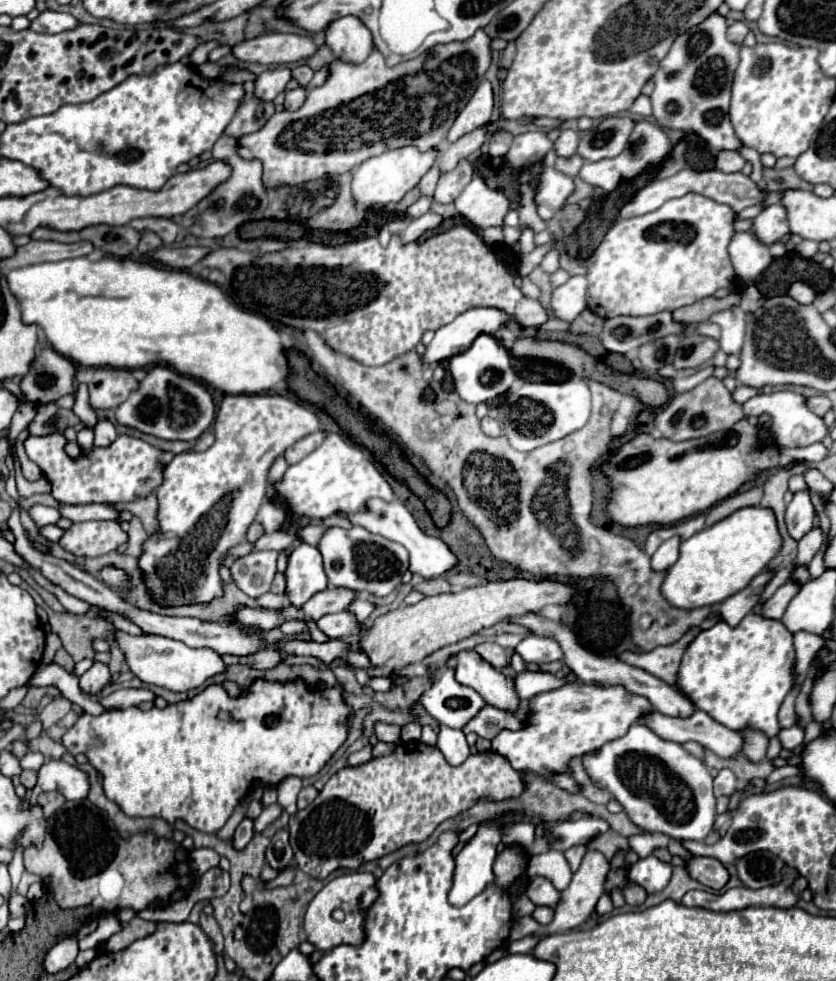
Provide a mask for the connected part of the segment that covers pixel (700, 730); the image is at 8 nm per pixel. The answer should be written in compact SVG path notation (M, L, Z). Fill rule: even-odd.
M654 712L654 716L644 716L640 722L652 728L660 738L672 740L676 744L698 742L720 758L744 756L744 738L734 730L722 728L722 724L706 716L706 712L694 712L694 716L690 718L670 718L660 712Z

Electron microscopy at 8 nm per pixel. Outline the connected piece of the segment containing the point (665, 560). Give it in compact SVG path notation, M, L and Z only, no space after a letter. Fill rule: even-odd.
M672 536L666 542L662 542L662 546L652 556L652 568L660 570L660 572L670 568L678 560L678 546L680 546L680 542L682 542L680 536Z

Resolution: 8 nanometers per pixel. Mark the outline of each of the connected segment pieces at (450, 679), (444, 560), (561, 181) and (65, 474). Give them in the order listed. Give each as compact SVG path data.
M454 661L440 672L440 678L420 696L420 704L426 712L444 726L464 728L486 706L482 696L468 686L462 686L454 678Z
M370 500L368 512L358 512L358 514L348 516L348 518L354 524L364 526L370 532L384 536L386 540L402 544L410 552L410 572L412 574L418 574L426 580L434 580L434 578L440 578L440 576L444 576L446 572L450 572L452 568L458 566L456 554L440 538L434 538L434 536L428 536L426 532L422 532L420 526L416 524L414 516L406 510L406 506L400 500L394 500L390 504L386 504L384 500Z
M550 152L544 158L544 172L542 172L538 186L536 186L538 214L544 220L550 220L558 210L562 210L568 196L574 190L574 180L562 172L558 172L552 166L552 160L554 160L554 154Z
M50 434L50 436L30 436L26 442L24 442L24 448L26 448L26 454L32 462L36 462L44 476L50 480L52 484L52 496L58 500L58 502L64 502L64 504L112 504L112 502L132 502L132 500L140 500L140 498L146 498L150 496L158 484L162 484L162 466L160 462L168 464L172 460L172 452L162 452L150 444L146 444L144 440L140 438L132 438L132 436L118 436L114 444L110 444L108 448L94 448L94 450L82 450L80 458L78 460L72 460L66 456L64 452L64 444L66 444L66 438L62 434Z

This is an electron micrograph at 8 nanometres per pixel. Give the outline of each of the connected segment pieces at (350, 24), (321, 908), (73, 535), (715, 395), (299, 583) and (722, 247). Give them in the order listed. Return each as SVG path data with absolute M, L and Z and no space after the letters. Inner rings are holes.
M344 16L328 24L326 44L336 58L360 64L372 52L372 34L356 16Z
M352 872L352 874L342 874L334 880L330 880L316 896L314 900L308 904L308 910L306 910L306 916L304 916L304 932L306 932L306 940L326 952L326 950L332 950L340 944L360 944L364 940L364 914L360 910L360 900L364 900L364 906L368 908L378 892L374 892L374 876L368 874L368 872ZM340 908L344 910L344 920L342 922L336 922L332 918L332 912Z
M76 522L58 542L64 550L82 558L96 558L108 554L128 542L128 534L118 522Z
M712 376L712 378L704 380L702 384L698 384L694 390L690 390L686 394L676 394L668 402L668 406L664 406L656 414L654 426L668 440L688 440L688 438L704 438L704 436L708 436L712 432L732 428L732 424L736 424L742 418L744 418L742 406L736 404L732 400L730 390L726 390L726 386L718 378Z
M300 544L288 558L286 596L292 604L304 604L316 592L326 590L328 578L322 566L322 554L316 546Z
M688 192L682 198L664 202L658 210L644 216L616 220L614 226L606 232L604 240L594 252L594 264L588 268L588 296L590 310L600 318L610 316L646 316L658 314L664 310L676 310L688 304L694 304L702 298L712 296L716 290L726 288L734 282L736 272L728 258L728 244L734 230L736 212L712 198Z

